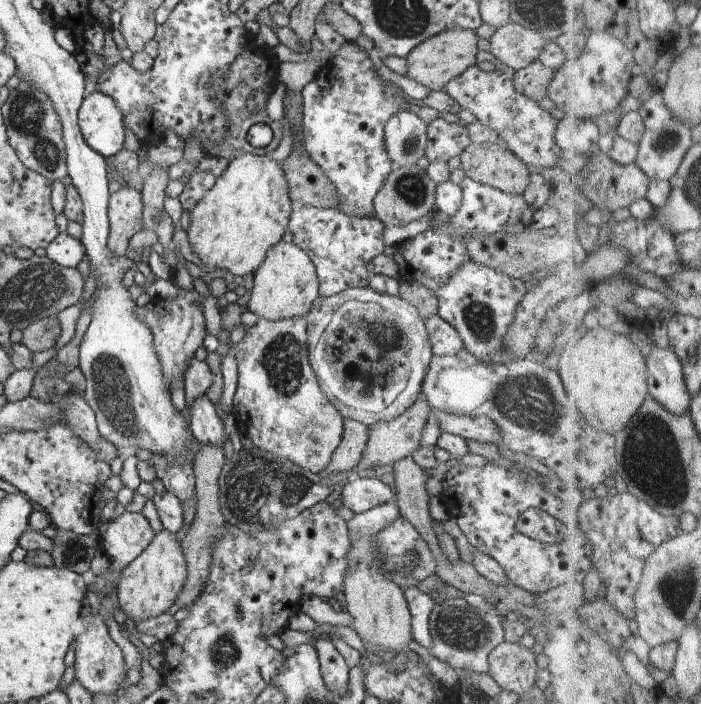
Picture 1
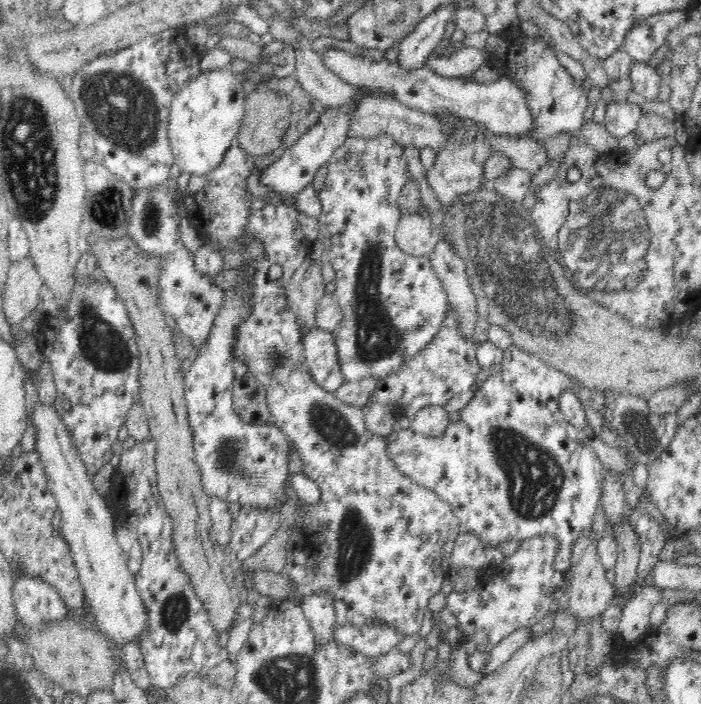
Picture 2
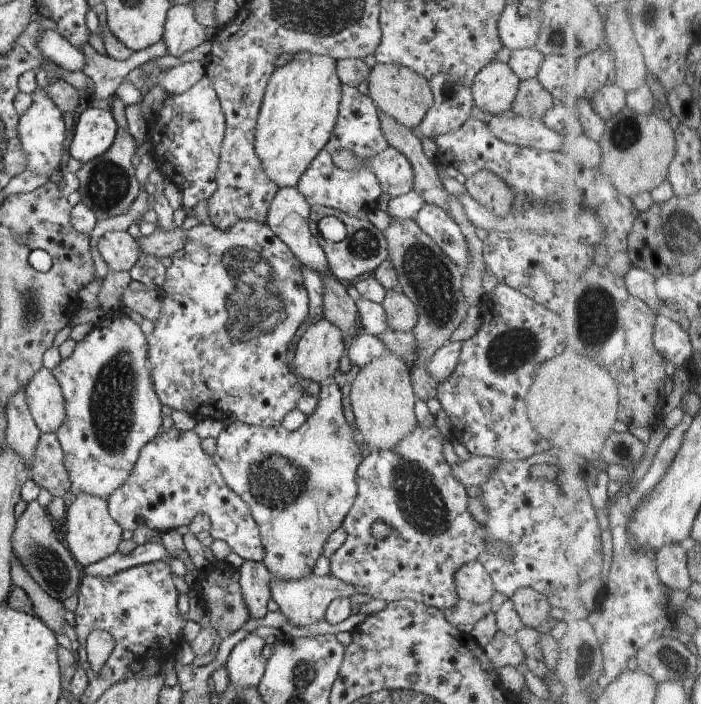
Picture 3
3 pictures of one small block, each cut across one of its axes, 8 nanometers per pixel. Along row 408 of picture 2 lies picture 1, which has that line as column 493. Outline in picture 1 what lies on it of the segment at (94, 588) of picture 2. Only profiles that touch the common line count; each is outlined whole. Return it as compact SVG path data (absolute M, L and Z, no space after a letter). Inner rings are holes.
M514 22L497 29L489 41L489 52L515 71L538 60L540 51L548 42L540 31Z

